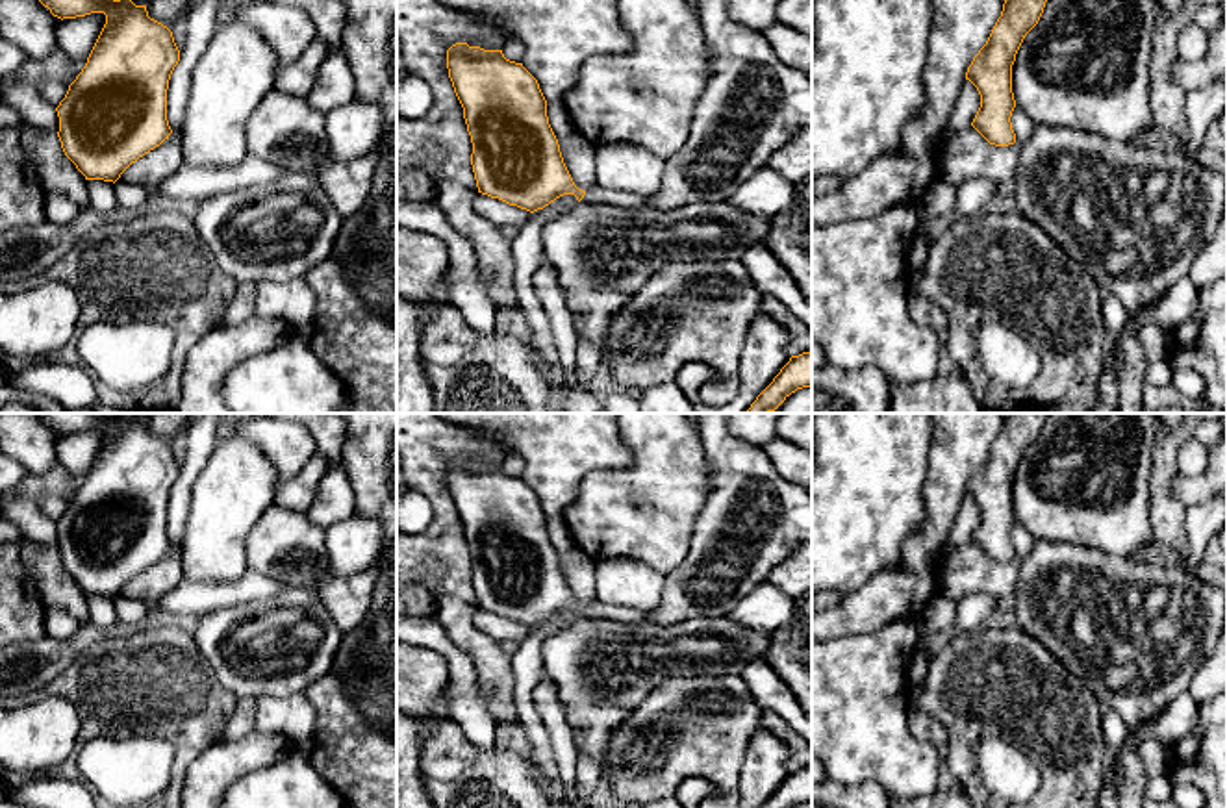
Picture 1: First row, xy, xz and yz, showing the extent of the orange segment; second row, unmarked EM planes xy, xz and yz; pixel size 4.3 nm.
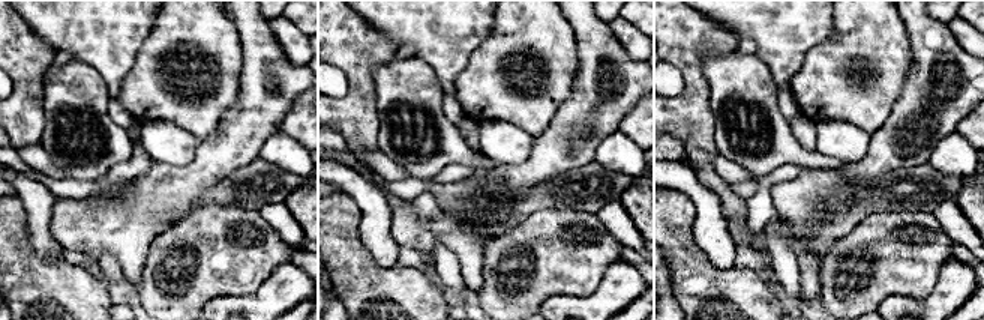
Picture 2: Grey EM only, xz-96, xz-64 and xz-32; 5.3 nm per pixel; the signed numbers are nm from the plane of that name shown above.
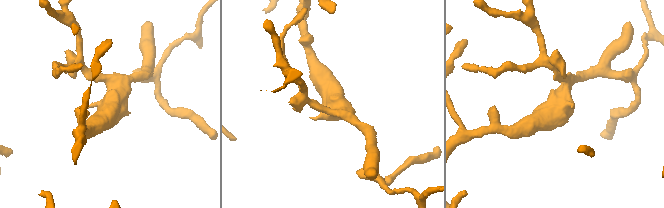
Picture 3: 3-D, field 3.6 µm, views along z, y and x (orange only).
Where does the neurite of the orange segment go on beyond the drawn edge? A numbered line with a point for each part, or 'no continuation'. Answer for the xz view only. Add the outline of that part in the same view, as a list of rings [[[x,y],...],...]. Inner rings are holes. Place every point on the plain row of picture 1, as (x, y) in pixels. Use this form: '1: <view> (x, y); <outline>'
1: xz (597, 610); [[[595,600],[586,606],[582,615],[593,619],[623,621],[623,623],[645,623],[652,615],[652,612],[641,612],[628,606],[610,606]]]

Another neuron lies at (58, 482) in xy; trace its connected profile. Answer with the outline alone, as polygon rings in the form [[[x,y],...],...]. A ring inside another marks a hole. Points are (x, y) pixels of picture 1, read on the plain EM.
[[[56,463],[44,474],[28,473],[11,491],[35,504],[46,495],[70,500],[85,478],[87,474],[74,476],[63,465]]]

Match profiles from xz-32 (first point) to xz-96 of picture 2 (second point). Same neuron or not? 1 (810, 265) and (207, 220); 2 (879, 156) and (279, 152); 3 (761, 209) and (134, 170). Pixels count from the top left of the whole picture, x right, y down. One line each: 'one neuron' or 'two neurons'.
1: two neurons
2: two neurons
3: one neuron

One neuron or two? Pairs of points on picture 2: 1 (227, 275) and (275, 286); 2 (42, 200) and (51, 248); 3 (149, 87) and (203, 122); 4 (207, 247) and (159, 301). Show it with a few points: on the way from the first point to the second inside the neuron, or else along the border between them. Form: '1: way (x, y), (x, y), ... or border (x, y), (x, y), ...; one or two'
1: border (290, 262), (282, 262), (255, 290), (228, 296); two
2: way (41, 212), (41, 236); one
3: way (162, 96), (176, 107), (189, 110); one
4: way (200, 263), (197, 275), (176, 296); one

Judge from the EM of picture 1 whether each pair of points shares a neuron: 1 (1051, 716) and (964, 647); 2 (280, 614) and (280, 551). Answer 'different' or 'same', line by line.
1: same
2: different

